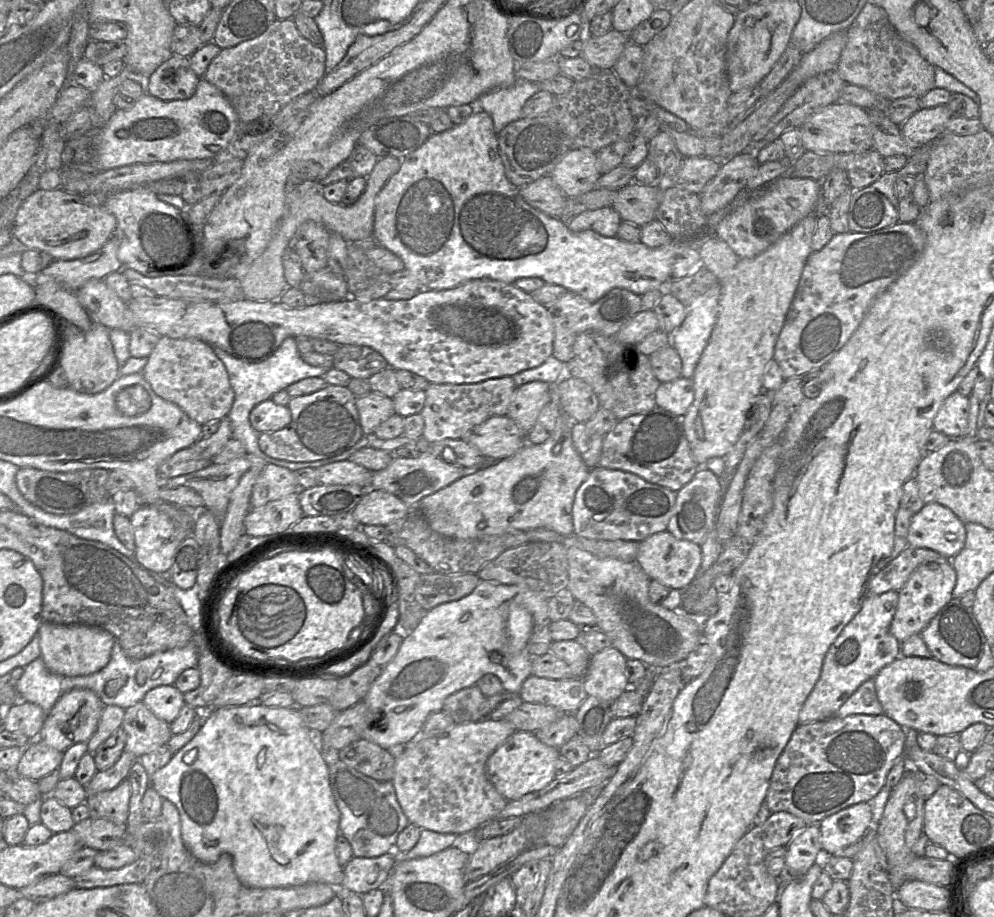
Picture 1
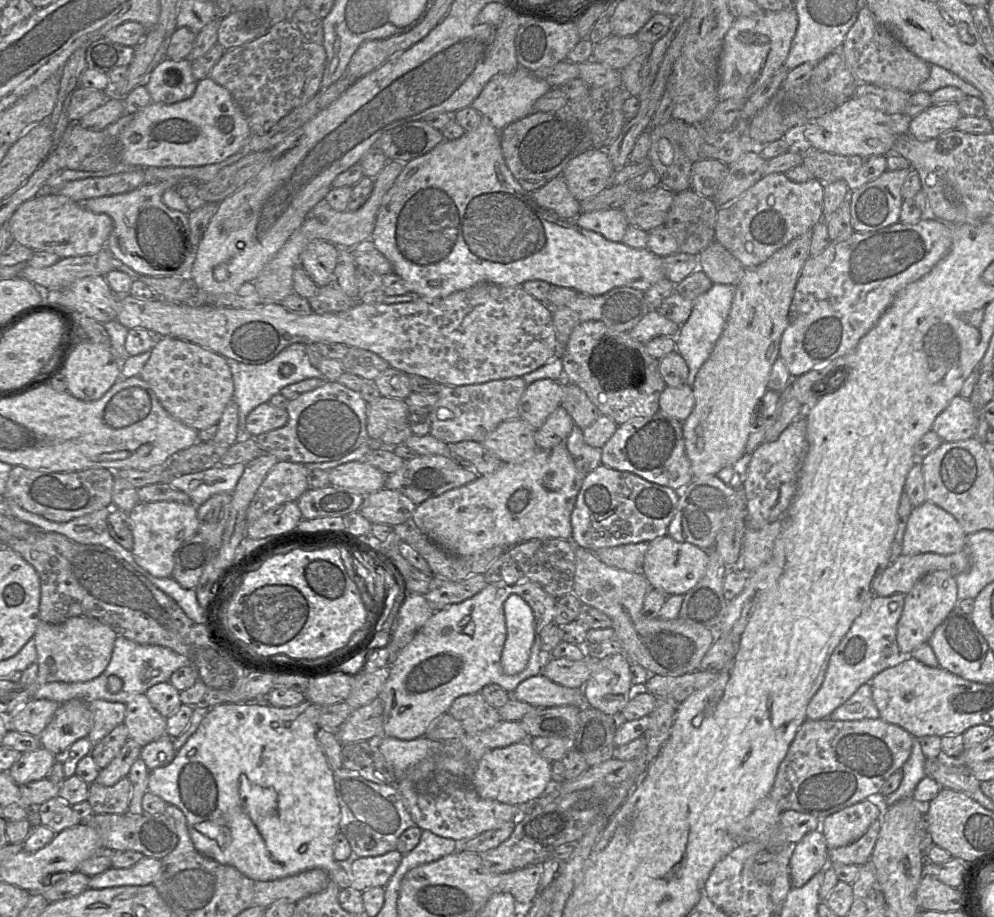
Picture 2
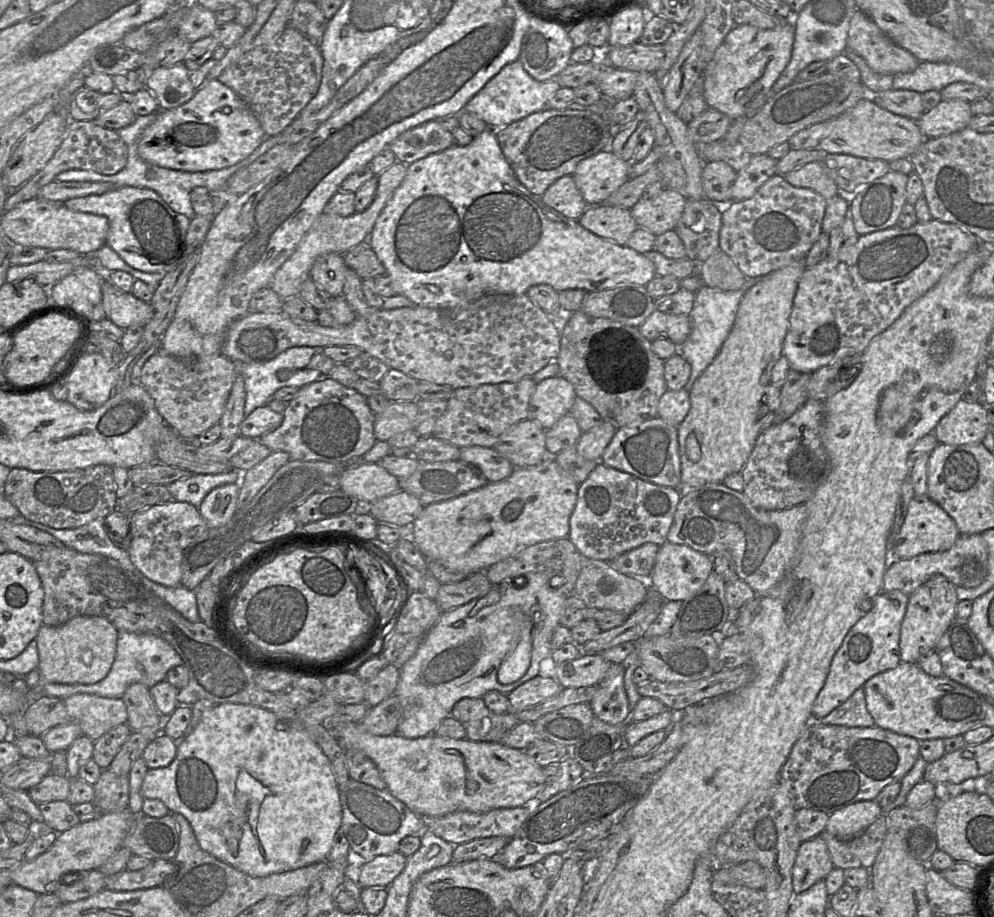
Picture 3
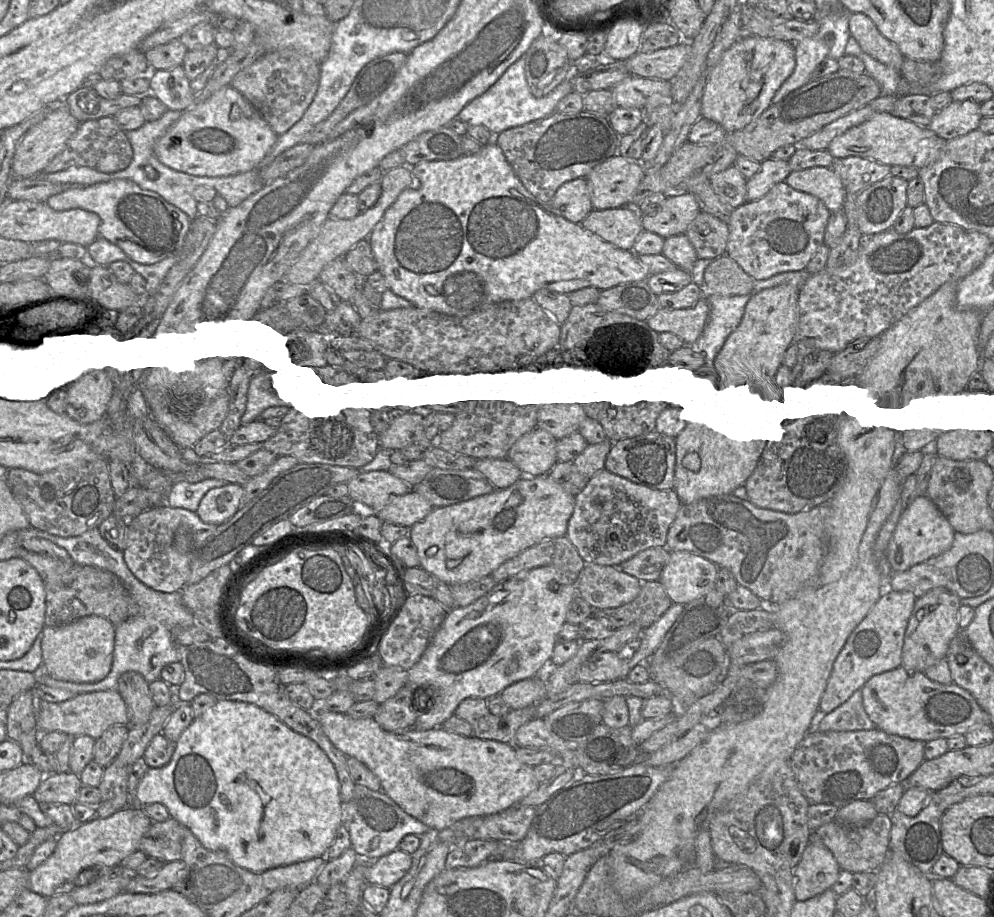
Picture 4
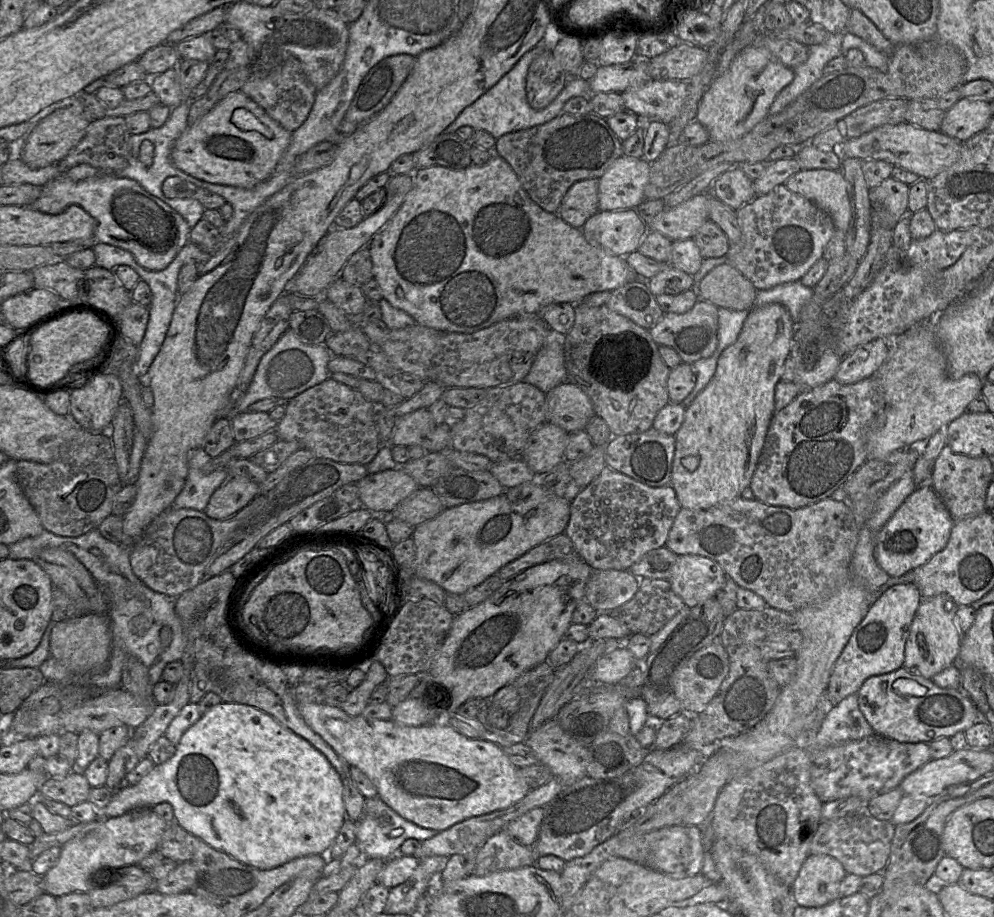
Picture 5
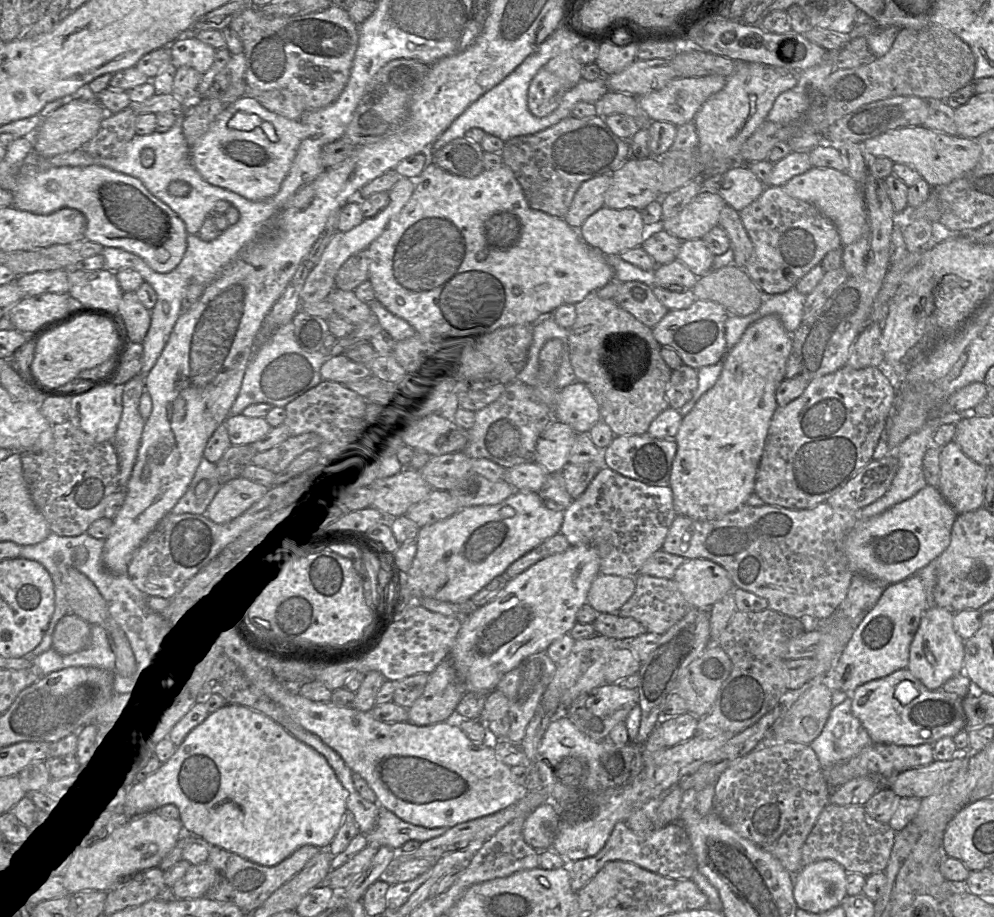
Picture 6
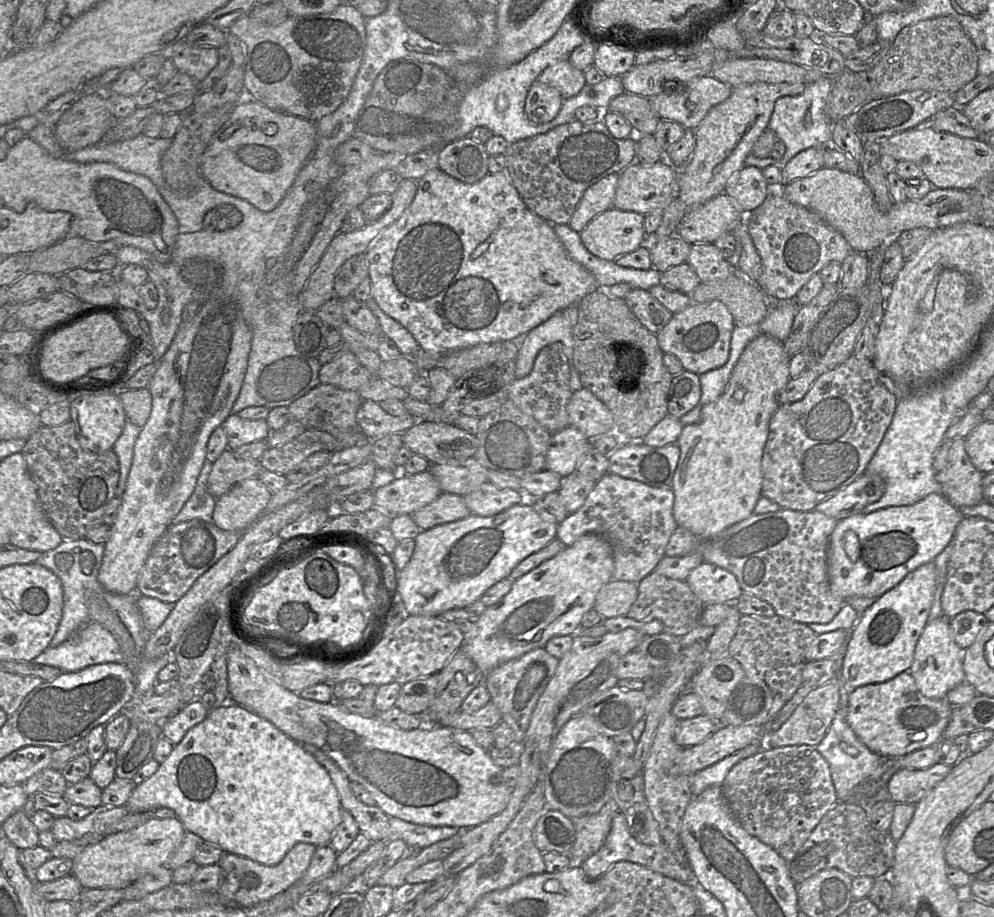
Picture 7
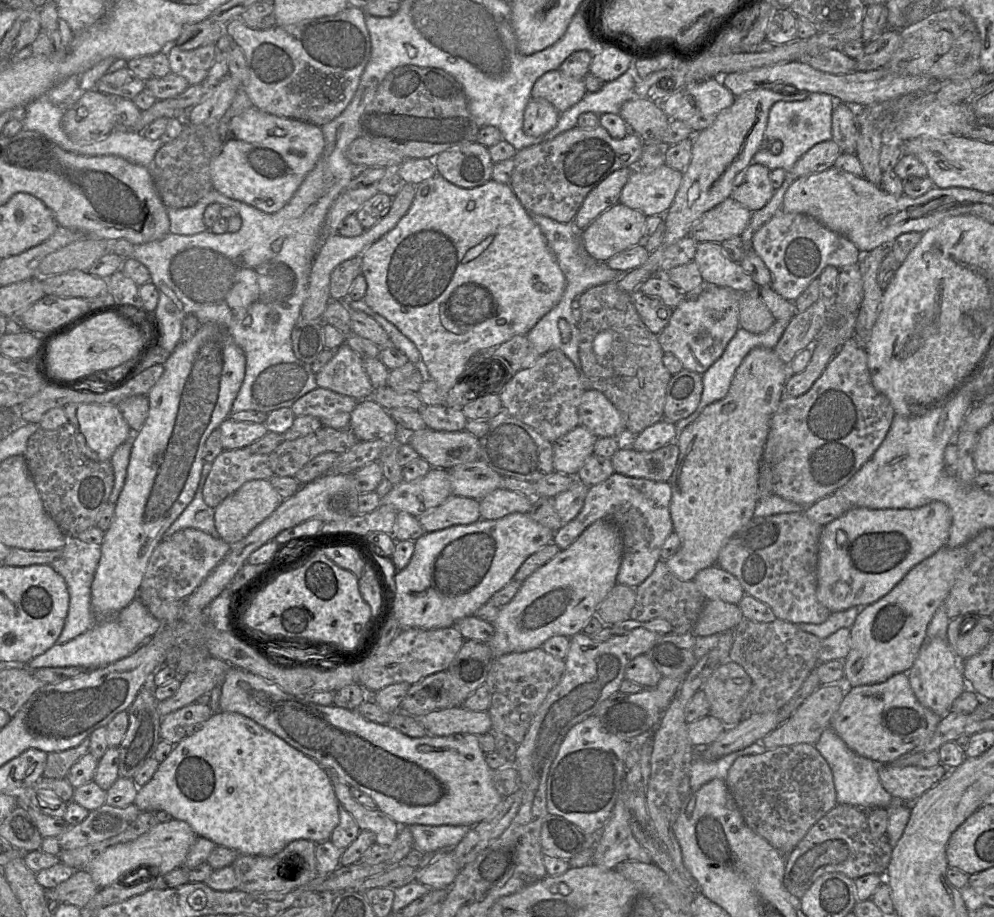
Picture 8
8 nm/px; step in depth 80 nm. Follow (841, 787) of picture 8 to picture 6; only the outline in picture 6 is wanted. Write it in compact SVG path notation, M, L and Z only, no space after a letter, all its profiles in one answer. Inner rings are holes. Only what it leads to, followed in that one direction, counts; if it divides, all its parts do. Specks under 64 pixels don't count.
M849 694L841 704L832 707L823 731L809 744L823 769L852 758L873 743L861 722L852 714L851 704Z

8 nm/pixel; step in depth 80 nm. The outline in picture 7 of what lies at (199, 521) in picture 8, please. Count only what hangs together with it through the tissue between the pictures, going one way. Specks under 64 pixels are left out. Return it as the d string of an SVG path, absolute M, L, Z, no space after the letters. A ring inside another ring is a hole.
M206 459L198 476L193 493L175 516L172 524L192 519L213 523L213 512L217 499L207 491L207 480L212 471L212 466L213 463Z

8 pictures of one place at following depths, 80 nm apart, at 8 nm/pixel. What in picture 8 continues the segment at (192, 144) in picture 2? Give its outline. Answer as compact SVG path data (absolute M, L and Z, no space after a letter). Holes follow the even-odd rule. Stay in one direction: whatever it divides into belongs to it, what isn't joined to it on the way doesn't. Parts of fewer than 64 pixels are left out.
M256 108L231 118L221 152L210 164L213 188L224 196L275 213L292 198L324 150L324 136L315 124L279 117Z

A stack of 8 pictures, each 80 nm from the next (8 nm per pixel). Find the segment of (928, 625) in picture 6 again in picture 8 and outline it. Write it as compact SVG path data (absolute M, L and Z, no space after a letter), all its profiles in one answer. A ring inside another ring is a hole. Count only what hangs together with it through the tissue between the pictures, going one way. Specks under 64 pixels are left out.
M939 637L924 641L907 675L913 693L920 704L942 718L951 711L954 700L968 687L962 674L962 661L947 640Z

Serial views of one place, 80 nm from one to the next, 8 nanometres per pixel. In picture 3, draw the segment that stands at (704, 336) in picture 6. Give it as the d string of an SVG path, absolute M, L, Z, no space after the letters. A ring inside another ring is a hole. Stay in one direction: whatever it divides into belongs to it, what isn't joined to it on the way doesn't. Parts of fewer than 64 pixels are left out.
M654 310L638 328L650 341L667 337L680 346L691 332L691 320L690 315L668 314Z

